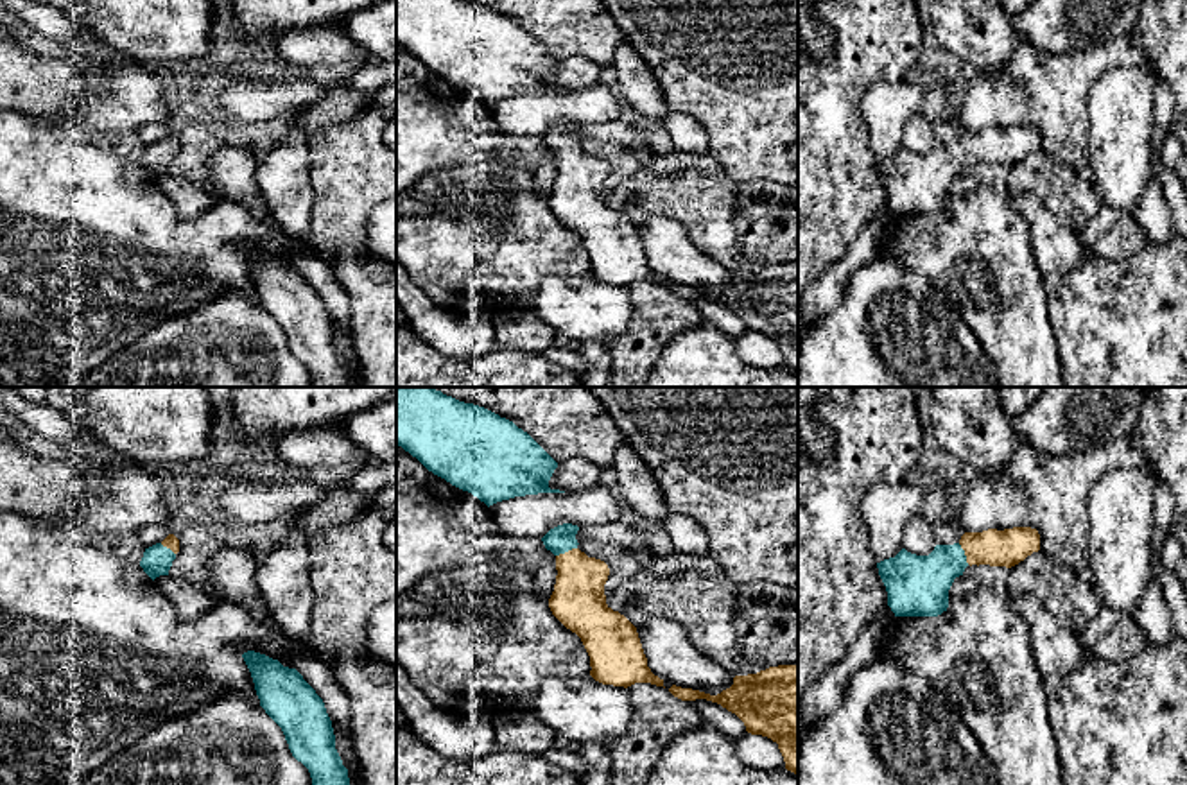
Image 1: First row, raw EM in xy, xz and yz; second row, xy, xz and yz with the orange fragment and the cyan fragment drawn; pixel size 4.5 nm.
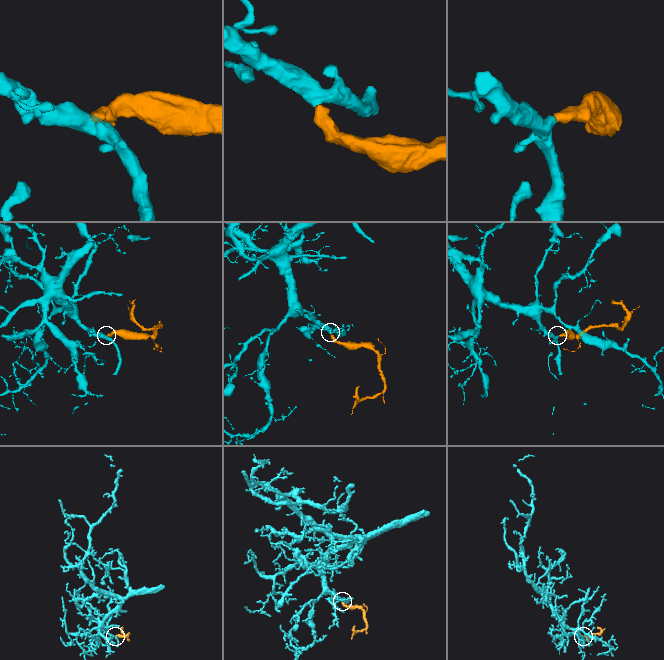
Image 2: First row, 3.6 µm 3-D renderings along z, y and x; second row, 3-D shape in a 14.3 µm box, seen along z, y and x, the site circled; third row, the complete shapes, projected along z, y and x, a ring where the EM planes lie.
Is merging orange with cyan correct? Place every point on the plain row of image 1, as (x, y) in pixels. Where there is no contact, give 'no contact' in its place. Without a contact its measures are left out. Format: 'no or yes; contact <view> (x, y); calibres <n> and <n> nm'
yes; contact xz (565, 151); calibres 240 and 120 nm

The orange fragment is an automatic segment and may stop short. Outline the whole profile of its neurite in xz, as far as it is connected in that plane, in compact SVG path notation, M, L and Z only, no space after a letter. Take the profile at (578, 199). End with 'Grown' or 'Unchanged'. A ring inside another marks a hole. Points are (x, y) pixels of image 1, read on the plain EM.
M563 122L542 136L556 154L558 174L549 197L552 213L581 237L595 280L624 287L635 281L663 285L647 265L637 226L606 203L610 167L577 147L577 129L577 124Z. Grown

